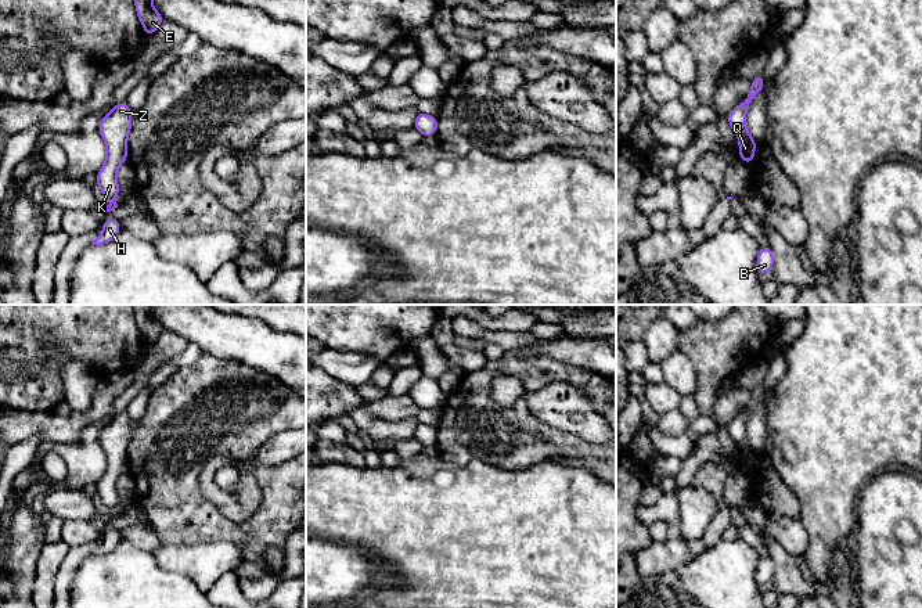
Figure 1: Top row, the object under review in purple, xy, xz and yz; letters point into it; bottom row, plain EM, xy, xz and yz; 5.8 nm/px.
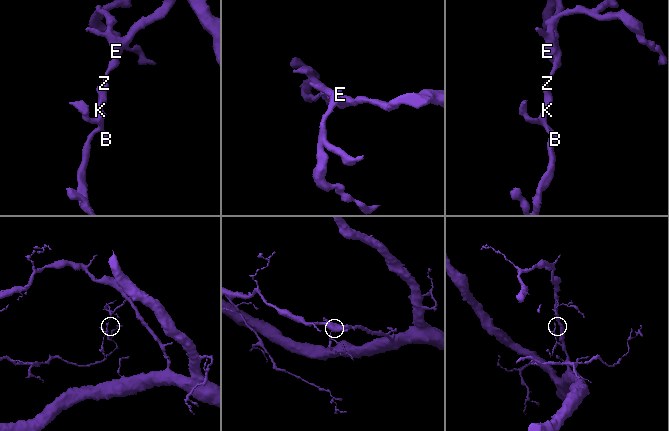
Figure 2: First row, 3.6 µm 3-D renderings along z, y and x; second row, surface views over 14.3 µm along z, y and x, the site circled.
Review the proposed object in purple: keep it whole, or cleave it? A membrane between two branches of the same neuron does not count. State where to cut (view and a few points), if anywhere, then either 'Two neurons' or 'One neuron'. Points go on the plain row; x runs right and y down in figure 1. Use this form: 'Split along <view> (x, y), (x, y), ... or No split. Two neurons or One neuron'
No split. One neuron

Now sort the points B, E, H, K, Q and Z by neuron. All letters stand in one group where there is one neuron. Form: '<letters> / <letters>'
B E H K Q Z

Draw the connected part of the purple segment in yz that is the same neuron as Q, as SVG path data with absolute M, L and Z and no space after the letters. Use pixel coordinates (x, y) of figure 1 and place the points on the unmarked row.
M763 384L756 386L752 391L746 411L735 415L734 420L727 425L728 433L739 450L739 468L748 475L753 474L753 464L757 458L757 454L748 442L745 424L749 415L753 413L756 404L764 397L764 393L766 391Z

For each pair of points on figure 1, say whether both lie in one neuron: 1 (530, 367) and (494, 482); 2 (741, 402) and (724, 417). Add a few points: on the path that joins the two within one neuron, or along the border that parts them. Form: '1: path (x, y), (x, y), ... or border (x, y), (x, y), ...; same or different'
1: border (467, 464), (482, 460), (511, 470), (530, 467); different
2: path (737, 403), (727, 413); same

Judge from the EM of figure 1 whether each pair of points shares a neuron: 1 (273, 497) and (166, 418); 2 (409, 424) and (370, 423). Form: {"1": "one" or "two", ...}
{"1": "one", "2": "one"}

